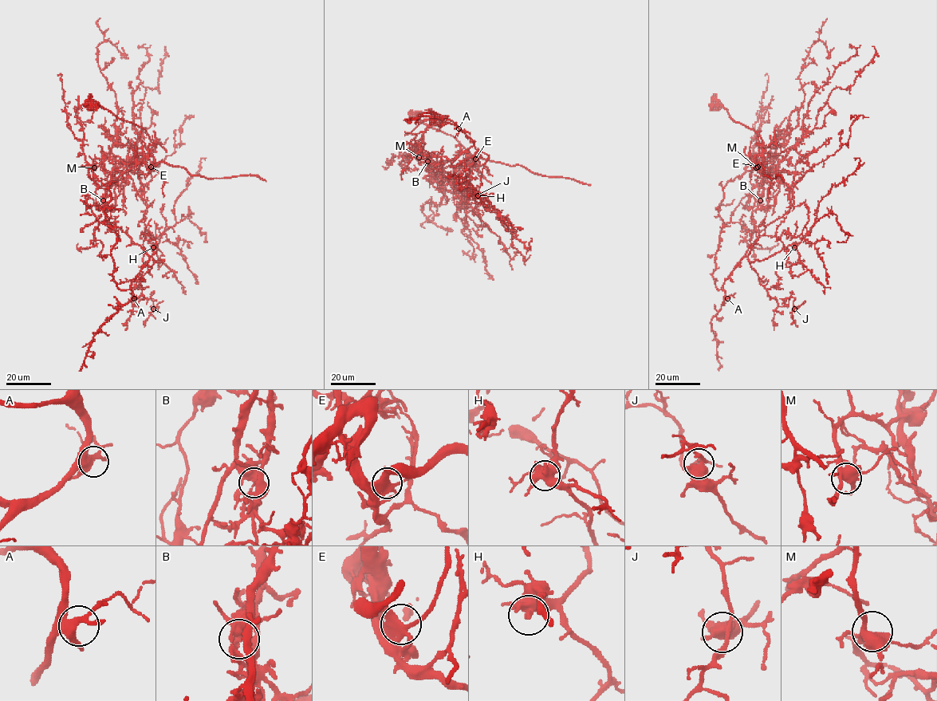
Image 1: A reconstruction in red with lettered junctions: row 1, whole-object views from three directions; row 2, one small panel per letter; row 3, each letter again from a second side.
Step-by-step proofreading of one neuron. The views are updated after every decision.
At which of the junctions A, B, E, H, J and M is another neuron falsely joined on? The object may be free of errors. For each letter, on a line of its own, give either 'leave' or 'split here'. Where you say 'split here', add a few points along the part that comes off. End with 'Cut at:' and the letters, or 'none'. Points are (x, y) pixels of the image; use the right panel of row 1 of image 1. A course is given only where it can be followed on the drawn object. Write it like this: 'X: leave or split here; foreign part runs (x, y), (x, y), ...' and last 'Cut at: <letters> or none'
A: leave
B: split here; foreign part runs (760, 199), (763, 176), (752, 161), (765, 169), (764, 175), (771, 179), (780, 175), (784, 181)
E: leave
H: leave
J: leave
M: leave
Cut at: B

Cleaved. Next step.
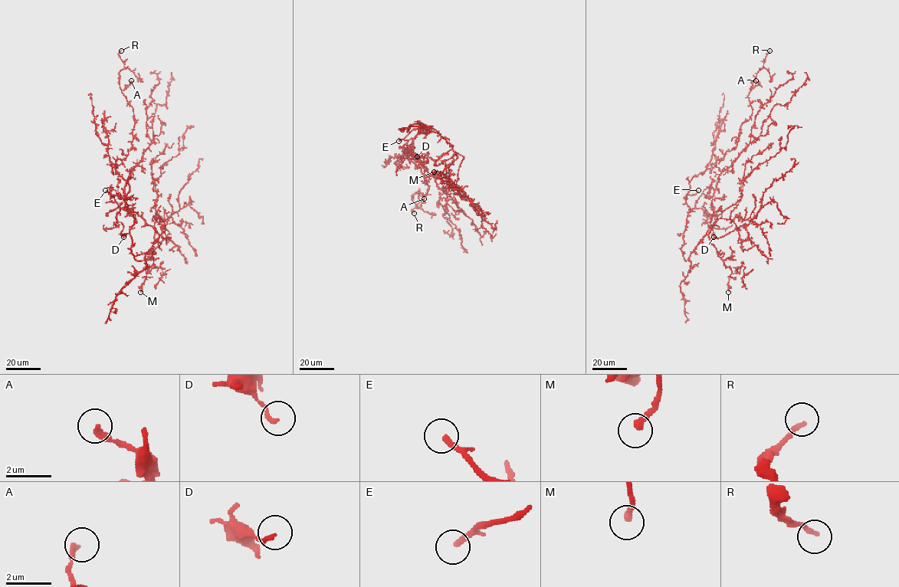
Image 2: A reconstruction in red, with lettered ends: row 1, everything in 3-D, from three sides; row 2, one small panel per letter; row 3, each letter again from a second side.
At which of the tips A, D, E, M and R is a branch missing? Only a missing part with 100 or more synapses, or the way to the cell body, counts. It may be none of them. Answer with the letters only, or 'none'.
E

